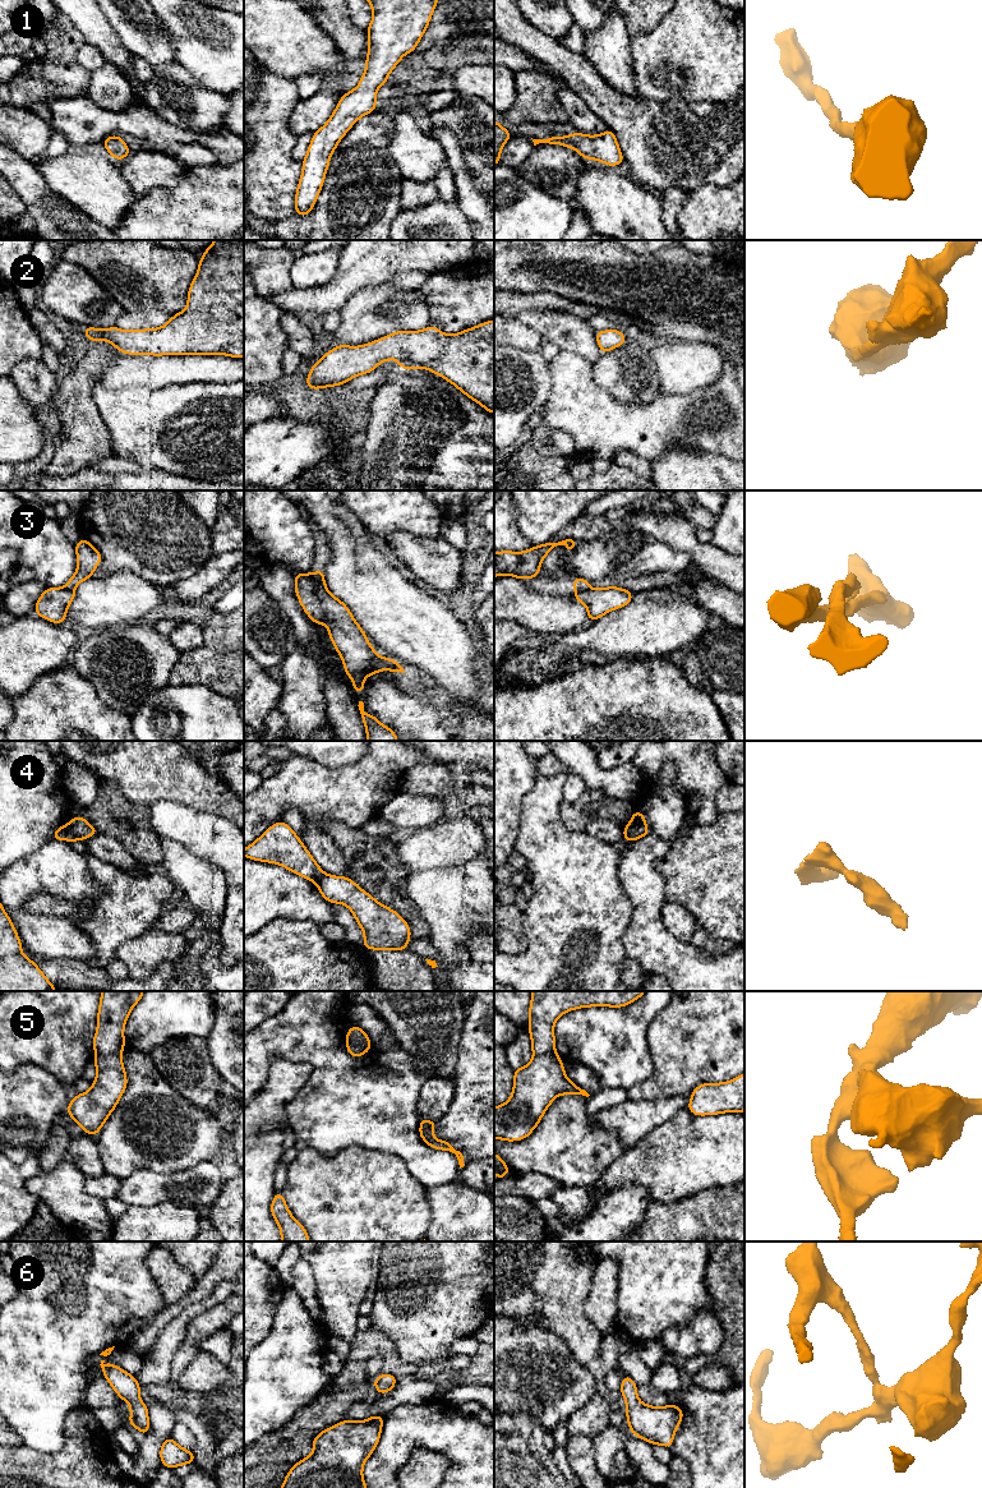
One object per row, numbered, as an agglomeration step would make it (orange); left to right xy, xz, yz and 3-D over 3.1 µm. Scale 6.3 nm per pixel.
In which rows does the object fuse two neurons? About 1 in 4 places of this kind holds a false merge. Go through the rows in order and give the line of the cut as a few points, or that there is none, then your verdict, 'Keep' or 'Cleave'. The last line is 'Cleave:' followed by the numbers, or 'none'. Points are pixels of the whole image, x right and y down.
1: No split. Keep
2: No split. Keep
3: Split along yz (589, 588), (576, 594). Cleave
4: Split along xy (68, 824), (75, 839). Cleave
5: Split along xy (96, 1053), (119, 1055). Cleave
6: No split. Keep
Cleave: 3, 4, 5

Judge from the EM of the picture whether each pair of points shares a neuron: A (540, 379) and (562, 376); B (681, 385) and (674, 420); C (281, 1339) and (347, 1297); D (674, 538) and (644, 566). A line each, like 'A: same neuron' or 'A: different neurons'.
A: different neurons
B: different neurons
C: different neurons
D: different neurons

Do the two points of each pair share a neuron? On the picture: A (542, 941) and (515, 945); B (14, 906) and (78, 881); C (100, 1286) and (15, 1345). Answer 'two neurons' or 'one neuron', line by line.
A: two neurons
B: one neuron
C: one neuron

